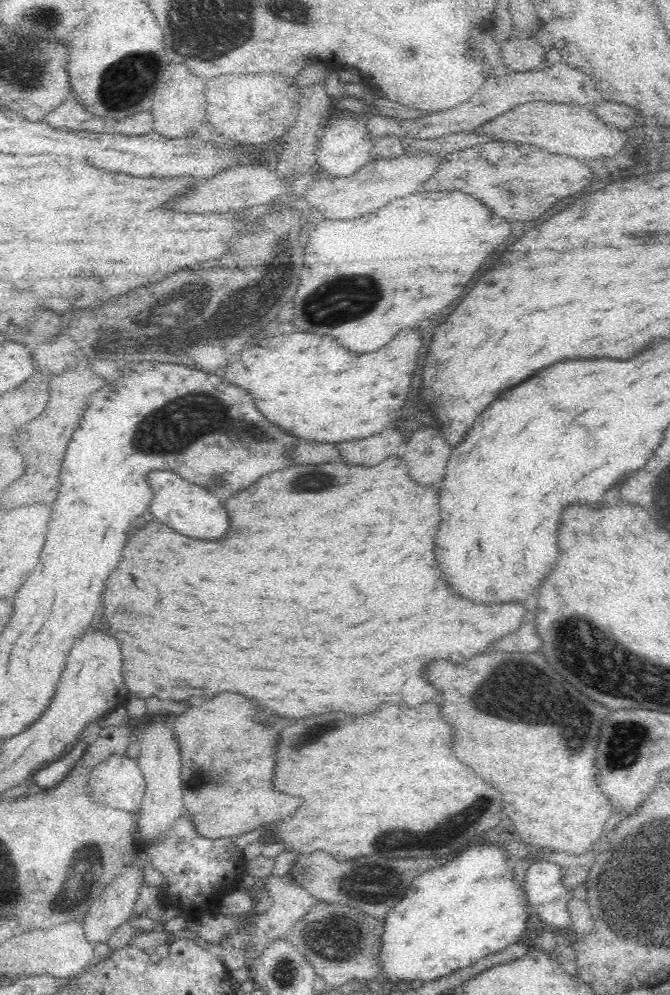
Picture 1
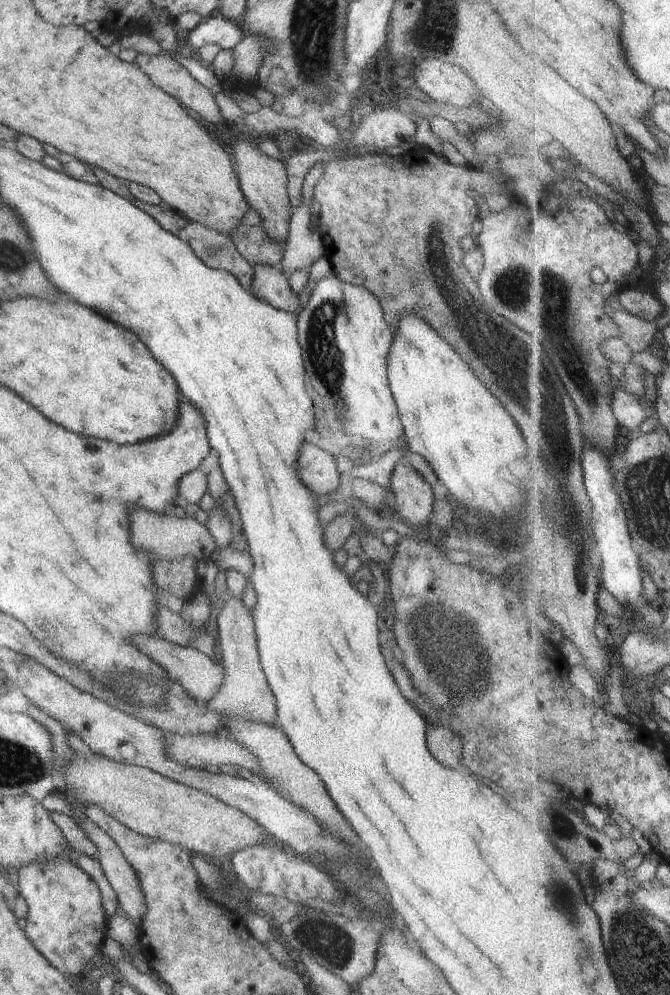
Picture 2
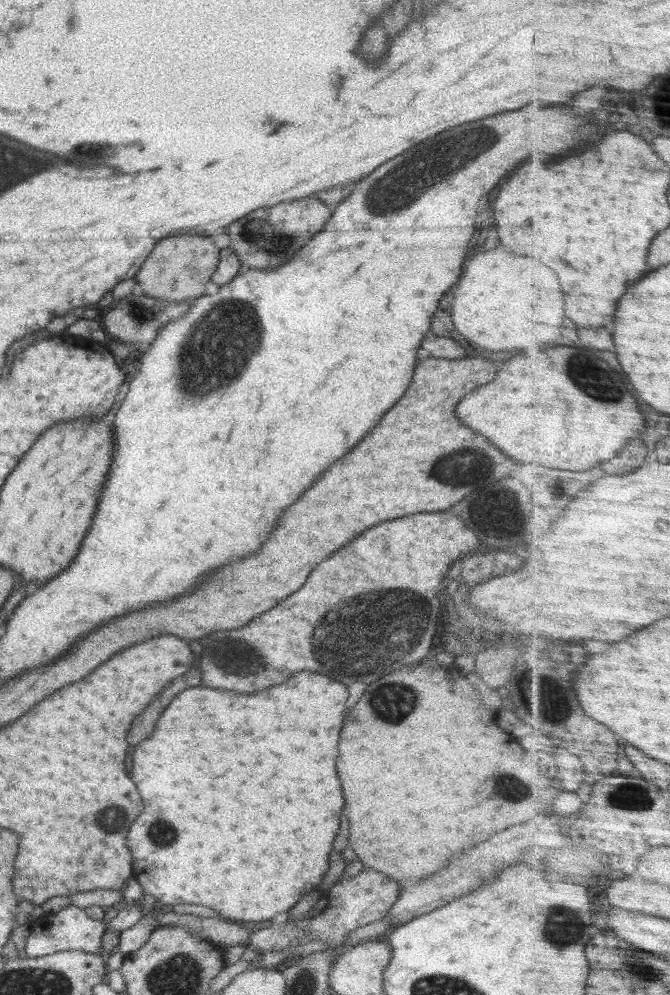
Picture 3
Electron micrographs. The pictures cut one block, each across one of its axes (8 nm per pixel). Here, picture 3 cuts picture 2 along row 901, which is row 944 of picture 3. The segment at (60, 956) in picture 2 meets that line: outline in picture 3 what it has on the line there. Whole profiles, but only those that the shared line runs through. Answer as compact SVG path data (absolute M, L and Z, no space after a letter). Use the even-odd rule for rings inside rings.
M68 905L57 913L44 912L41 917L33 918L29 924L30 935L26 940L25 951L28 957L38 958L53 952L65 950L79 950L105 956L101 938L107 930L102 920L92 919L84 909Z

